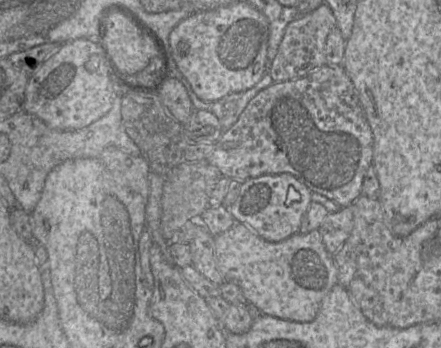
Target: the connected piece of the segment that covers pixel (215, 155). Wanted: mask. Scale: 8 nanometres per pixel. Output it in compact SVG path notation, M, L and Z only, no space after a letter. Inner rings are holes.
M325 65L307 75L289 81L275 82L258 92L247 104L238 120L215 143L215 148L206 162L216 167L224 177L240 182L263 175L290 174L304 184L311 192L323 195L338 203L341 207L352 205L362 193L363 180L367 170L372 167L373 133L359 100L358 93L350 77L342 66Z

